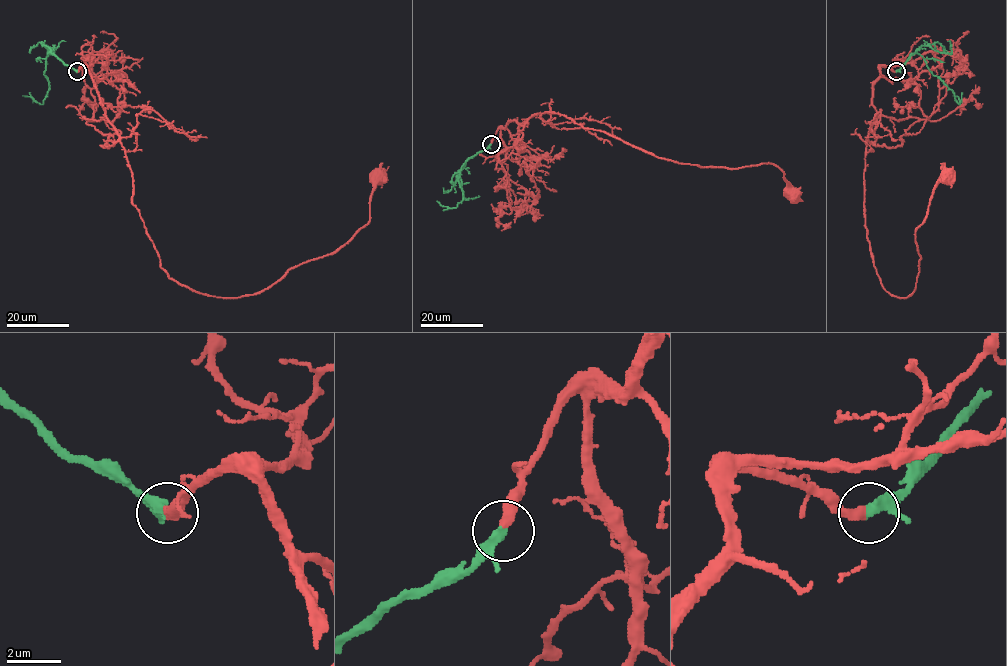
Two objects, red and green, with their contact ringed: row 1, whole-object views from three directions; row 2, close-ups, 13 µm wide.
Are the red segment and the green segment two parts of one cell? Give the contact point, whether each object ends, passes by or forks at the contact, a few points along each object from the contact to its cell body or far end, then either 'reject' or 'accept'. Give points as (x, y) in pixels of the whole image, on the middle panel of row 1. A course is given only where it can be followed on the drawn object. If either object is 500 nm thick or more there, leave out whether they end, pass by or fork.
(491, 144) | red ends | green passes by | red via (491, 144), (509, 121), (557, 113), (677, 162), (772, 163), (790, 194) | green via (491, 144), (472, 156), (460, 171), (457, 180), (463, 199), (457, 205), (447, 208), (436, 201) | accept

